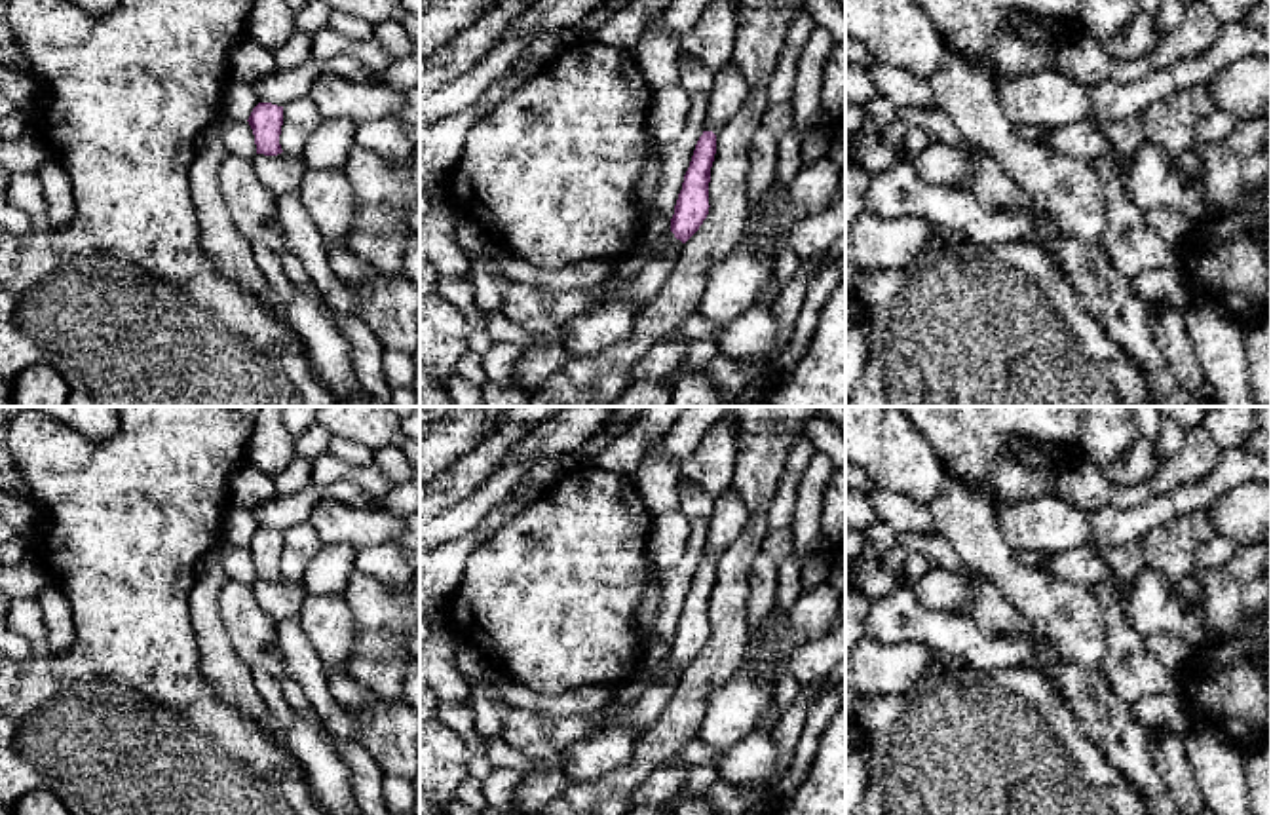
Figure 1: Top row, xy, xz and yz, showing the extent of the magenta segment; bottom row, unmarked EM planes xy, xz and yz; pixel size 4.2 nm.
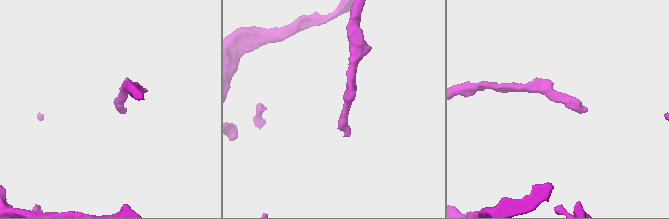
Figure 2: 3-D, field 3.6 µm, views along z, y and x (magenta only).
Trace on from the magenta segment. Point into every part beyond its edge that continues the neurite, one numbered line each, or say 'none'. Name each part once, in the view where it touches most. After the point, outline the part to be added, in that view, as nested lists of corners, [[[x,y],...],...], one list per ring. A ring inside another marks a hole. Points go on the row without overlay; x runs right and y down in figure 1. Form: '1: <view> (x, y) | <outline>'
none

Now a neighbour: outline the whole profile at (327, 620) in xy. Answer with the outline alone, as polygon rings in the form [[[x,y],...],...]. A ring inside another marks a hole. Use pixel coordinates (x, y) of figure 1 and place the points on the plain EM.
[[[344,595],[306,597],[298,621],[325,667],[346,673],[355,644],[355,621]]]

